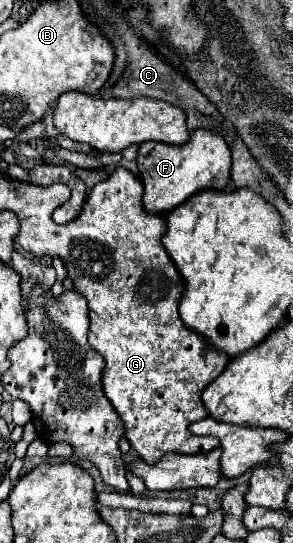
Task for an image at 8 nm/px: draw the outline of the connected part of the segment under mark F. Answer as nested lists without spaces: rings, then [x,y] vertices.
[[[197,128],[193,130],[193,140],[185,142],[183,146],[167,146],[165,142],[143,142],[139,146],[137,166],[145,186],[145,210],[165,214],[199,190],[227,188],[231,176],[231,150],[221,134]]]

